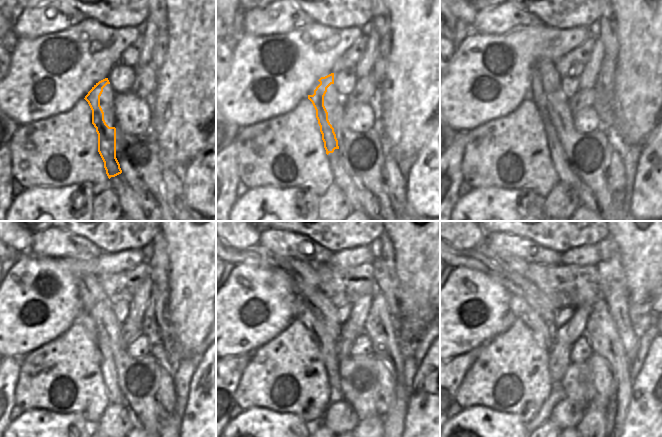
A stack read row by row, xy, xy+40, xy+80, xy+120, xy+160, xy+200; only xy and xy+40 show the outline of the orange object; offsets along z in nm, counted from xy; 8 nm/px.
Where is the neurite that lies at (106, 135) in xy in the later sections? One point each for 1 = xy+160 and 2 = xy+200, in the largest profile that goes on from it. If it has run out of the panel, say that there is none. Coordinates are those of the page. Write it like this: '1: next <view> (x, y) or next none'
1: next xy+160 (306, 271)
2: next xy+200 (520, 266)

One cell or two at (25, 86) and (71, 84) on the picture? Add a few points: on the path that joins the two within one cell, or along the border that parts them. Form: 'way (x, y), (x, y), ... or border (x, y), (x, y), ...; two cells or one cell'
way (27, 103), (32, 114), (42, 111), (54, 99); one cell

